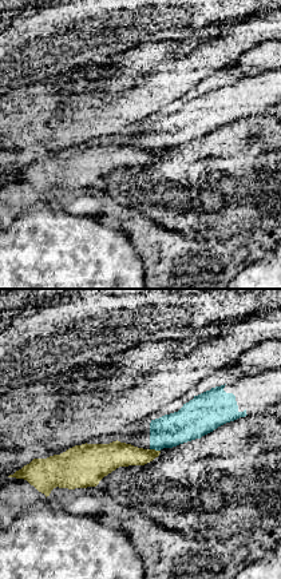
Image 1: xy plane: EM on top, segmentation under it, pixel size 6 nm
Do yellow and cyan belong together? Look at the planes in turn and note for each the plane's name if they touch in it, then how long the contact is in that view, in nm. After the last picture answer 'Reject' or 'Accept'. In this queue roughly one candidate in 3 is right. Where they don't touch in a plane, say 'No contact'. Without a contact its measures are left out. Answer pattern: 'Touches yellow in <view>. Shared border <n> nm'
Touches yellow in xy. Shared border 70 nm

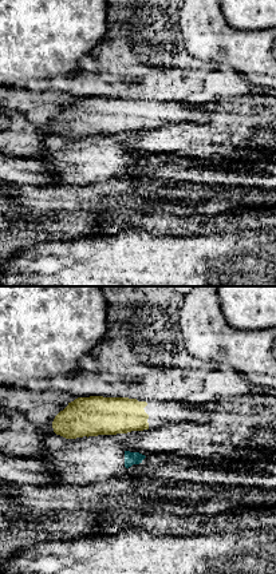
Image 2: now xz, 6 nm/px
No contact

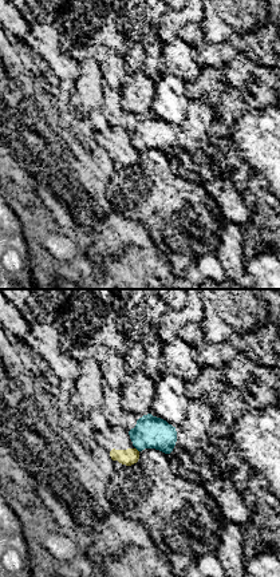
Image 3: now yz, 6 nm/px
Touches yellow in yz. Shared border 40 nm

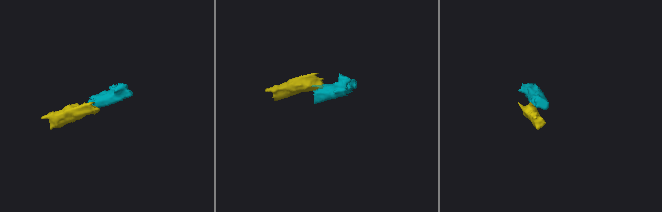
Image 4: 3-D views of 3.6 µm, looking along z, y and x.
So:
Reject

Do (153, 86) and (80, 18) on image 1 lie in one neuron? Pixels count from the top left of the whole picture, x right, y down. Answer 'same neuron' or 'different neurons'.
different neurons

